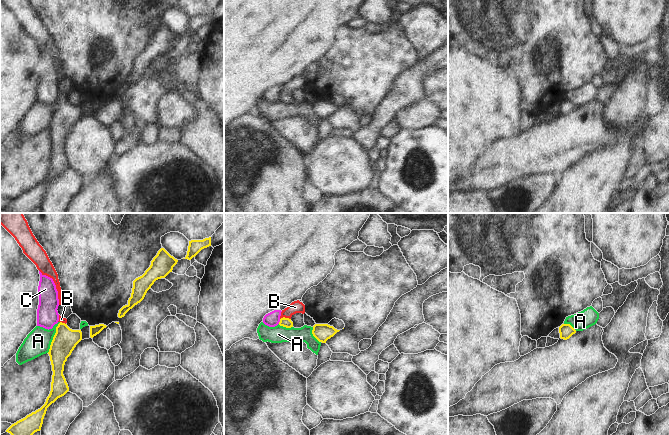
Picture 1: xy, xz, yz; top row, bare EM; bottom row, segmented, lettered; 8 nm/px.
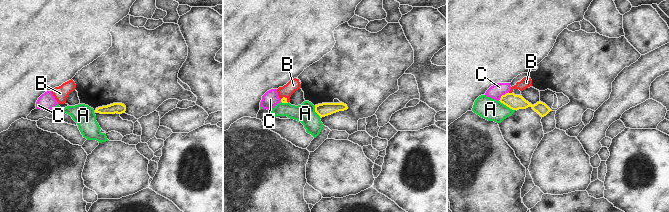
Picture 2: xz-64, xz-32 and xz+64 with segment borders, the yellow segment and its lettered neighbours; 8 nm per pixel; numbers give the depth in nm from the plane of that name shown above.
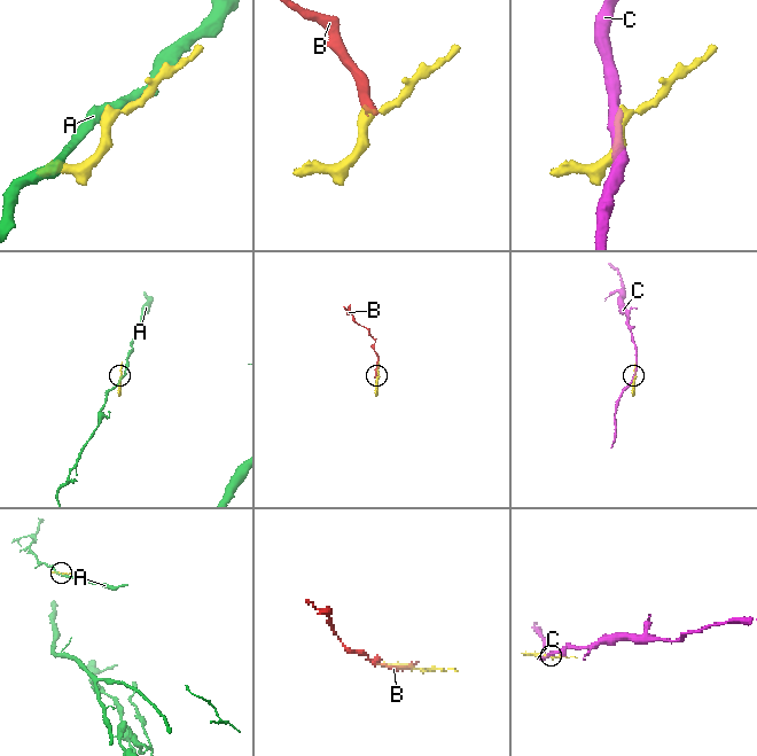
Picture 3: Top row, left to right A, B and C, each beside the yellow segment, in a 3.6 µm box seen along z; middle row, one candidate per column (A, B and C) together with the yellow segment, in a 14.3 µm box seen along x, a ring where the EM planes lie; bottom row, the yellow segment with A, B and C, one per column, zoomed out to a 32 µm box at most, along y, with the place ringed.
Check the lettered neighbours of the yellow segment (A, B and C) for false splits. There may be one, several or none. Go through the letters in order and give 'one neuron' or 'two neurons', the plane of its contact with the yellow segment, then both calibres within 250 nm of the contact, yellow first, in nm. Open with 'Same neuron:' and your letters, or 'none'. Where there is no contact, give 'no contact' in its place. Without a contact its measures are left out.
Same neuron: B
A: two neurons | xy | 190/200 nm
B: one neuron | xz | 80/100 nm
C: two neurons | xz | 80/120 nm

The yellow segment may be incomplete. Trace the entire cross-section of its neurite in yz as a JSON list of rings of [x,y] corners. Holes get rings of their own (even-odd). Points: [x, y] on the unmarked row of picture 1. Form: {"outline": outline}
{"outline": [[[562,100],[559,103],[559,109],[561,115],[567,116],[576,109],[576,106],[570,100]]]}

